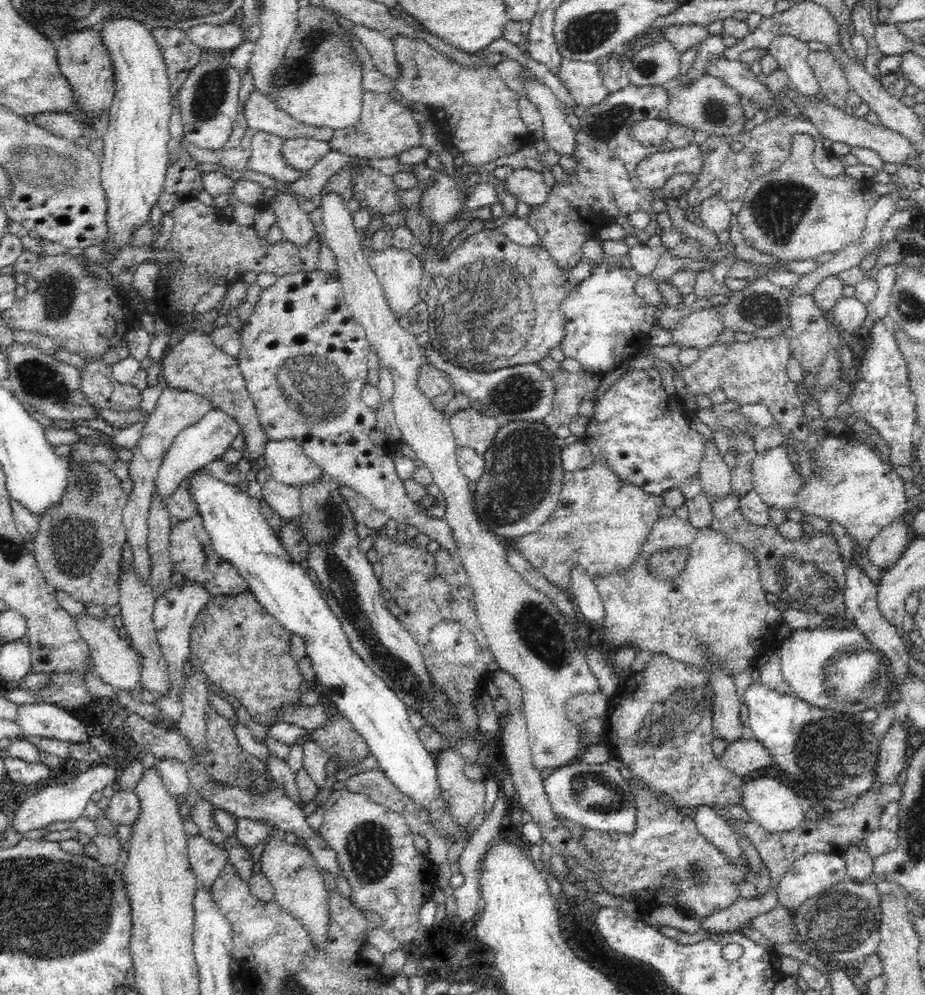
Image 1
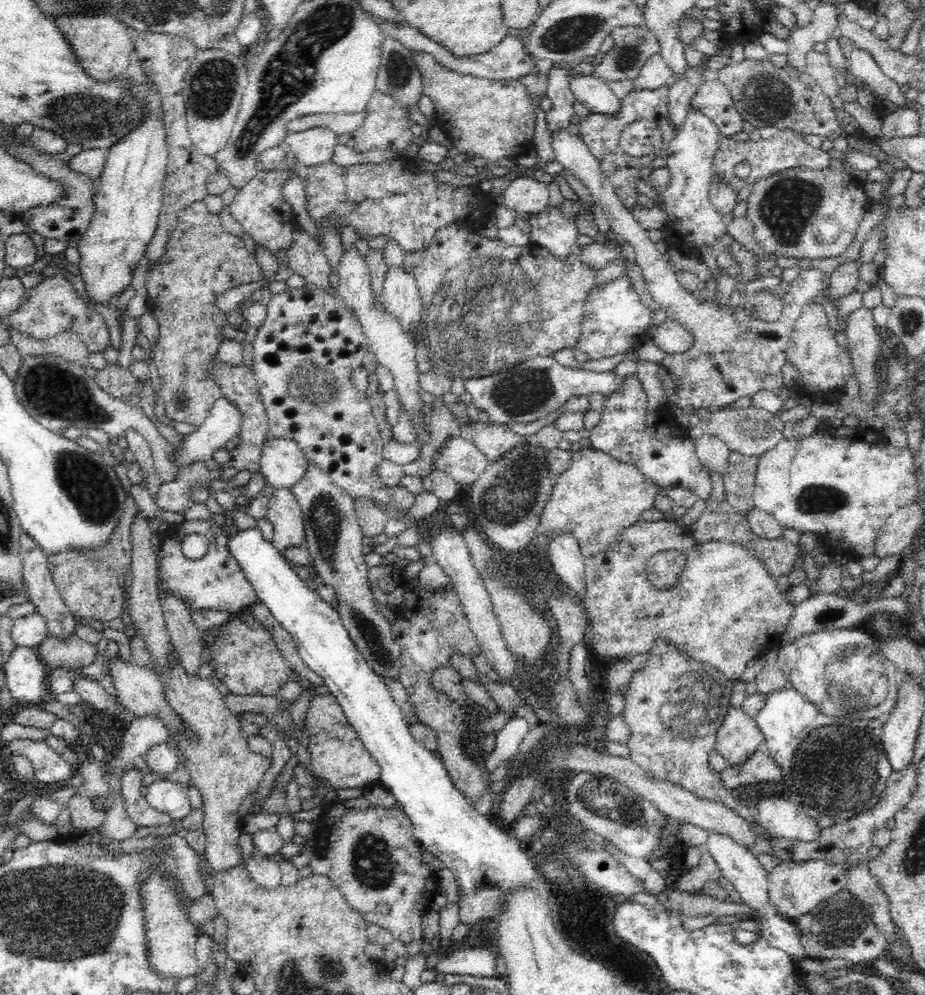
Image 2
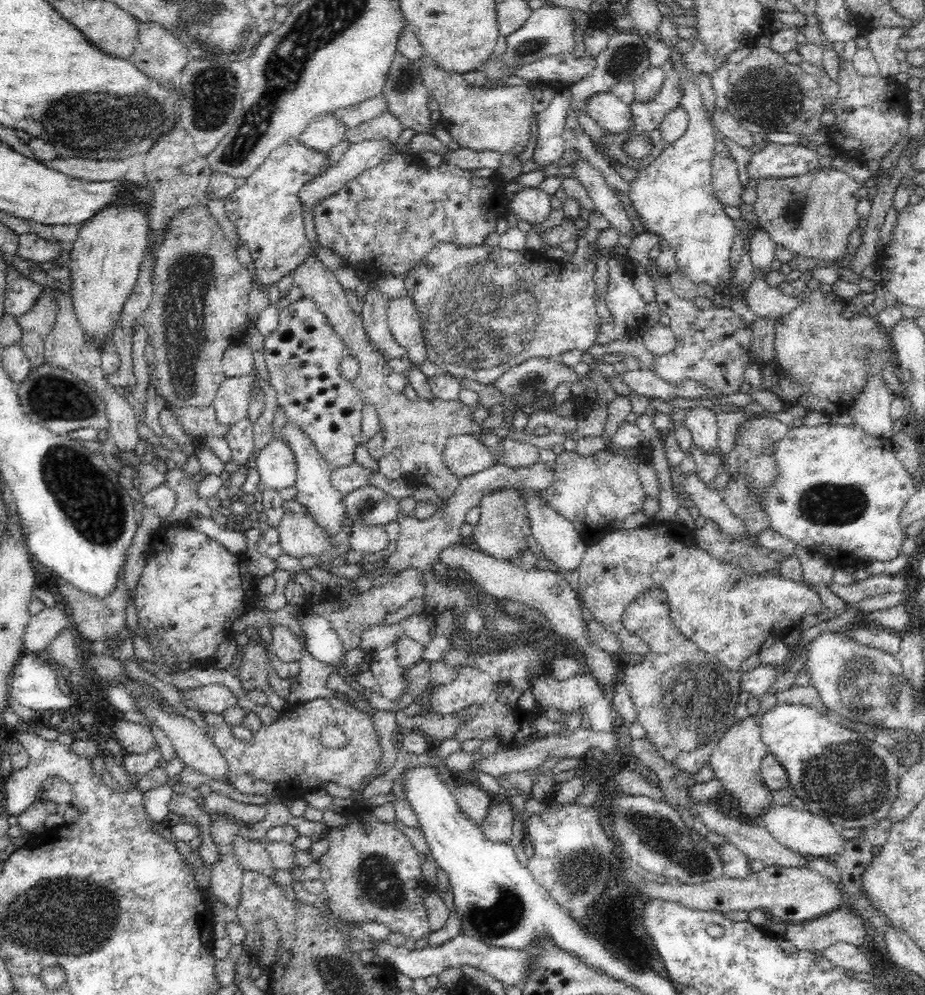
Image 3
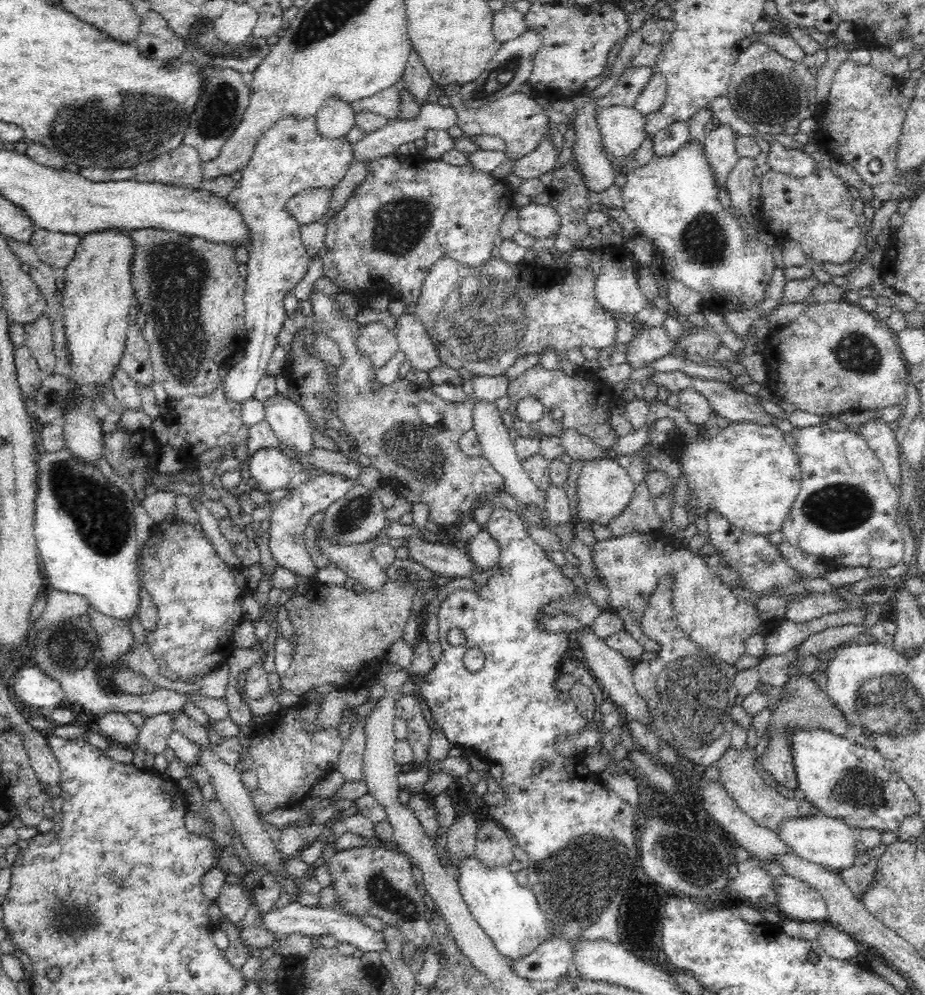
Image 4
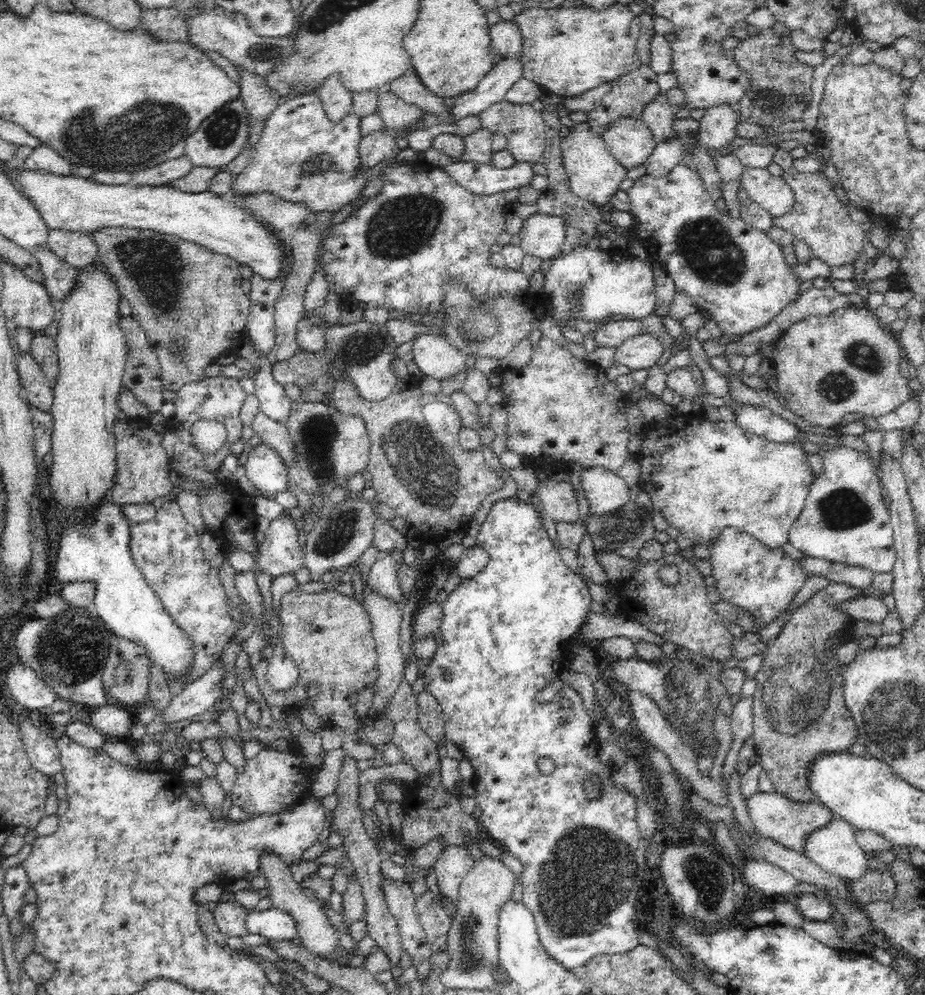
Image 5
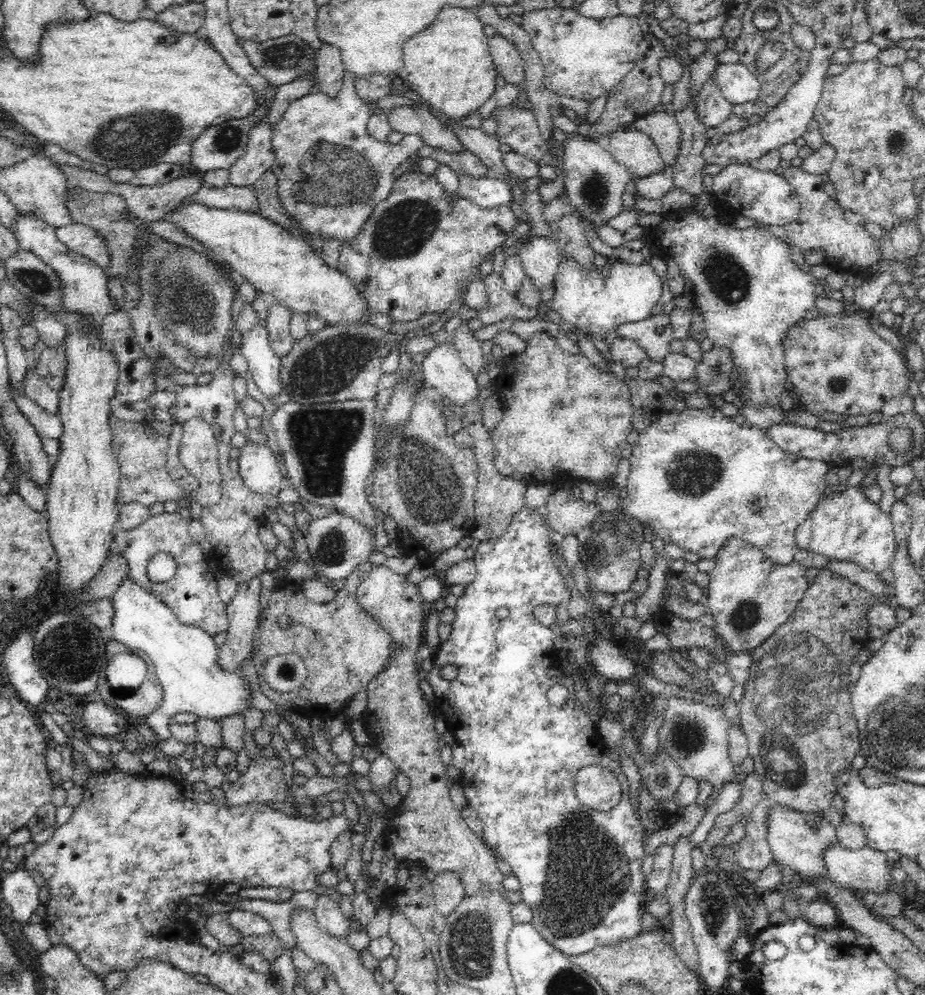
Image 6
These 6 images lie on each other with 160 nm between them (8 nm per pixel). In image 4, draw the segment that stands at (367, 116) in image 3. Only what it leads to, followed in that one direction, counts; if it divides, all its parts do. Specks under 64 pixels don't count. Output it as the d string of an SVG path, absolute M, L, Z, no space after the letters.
M395 85L369 98L356 100L354 103L350 103L350 107L352 107L355 116L360 112L372 112L384 116L389 121L394 121L400 114L400 106L402 106L400 98L402 98L400 97L400 88Z

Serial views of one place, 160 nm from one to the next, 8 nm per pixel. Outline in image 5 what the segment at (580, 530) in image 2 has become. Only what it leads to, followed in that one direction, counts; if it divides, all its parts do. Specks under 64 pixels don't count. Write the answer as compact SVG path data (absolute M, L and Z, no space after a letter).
M583 468L580 482L589 504L590 517L610 514L630 502L630 486L610 469Z

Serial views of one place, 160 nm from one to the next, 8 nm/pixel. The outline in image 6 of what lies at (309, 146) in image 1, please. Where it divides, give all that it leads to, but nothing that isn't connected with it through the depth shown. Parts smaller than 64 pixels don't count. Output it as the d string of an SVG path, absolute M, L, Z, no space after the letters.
M323 43L317 52L318 88L316 91L335 98L336 94L342 89L345 73L347 72L342 63L340 49Z

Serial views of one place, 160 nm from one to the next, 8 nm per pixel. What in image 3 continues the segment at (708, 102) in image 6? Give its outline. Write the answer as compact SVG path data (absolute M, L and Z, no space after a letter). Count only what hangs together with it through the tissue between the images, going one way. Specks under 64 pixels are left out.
M729 157L712 158L711 182L713 194L724 206L739 207L742 203L743 186L740 183L740 174L736 161Z

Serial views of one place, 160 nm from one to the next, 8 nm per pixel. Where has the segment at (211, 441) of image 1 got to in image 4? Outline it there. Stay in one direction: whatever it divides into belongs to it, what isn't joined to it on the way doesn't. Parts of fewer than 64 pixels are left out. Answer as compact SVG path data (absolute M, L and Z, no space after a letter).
M316 116L306 119L285 117L274 124L256 144L252 158L241 170L242 179L237 182L234 189L227 195L226 203L233 206L243 216L246 226L249 228L249 245L247 246L247 277L245 296L245 329L246 343L244 358L231 367L223 378L223 389L227 400L235 400L244 404L246 400L253 398L257 384L264 377L268 360L271 358L284 322L284 297L286 293L306 274L310 255L302 250L298 243L298 231L301 224L288 213L286 205L298 194L312 188L335 188L346 174L353 162L353 144L346 140L345 136L336 139L326 139L318 135L316 131Z

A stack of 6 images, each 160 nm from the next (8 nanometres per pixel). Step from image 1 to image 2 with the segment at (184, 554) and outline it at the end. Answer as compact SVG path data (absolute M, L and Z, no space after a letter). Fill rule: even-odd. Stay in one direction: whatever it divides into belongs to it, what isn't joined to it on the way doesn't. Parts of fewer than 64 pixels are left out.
M185 520L183 524L172 525L164 532L162 536L161 552L158 556L157 575L159 578L159 589L163 592L169 592L178 596L189 611L210 609L214 611L224 611L231 614L238 614L242 608L251 607L258 602L254 587L248 582L238 561L228 553L228 538L225 526L215 524L211 520ZM198 534L208 538L209 548L207 554L204 554L200 560L190 560L182 553L182 540L186 536Z

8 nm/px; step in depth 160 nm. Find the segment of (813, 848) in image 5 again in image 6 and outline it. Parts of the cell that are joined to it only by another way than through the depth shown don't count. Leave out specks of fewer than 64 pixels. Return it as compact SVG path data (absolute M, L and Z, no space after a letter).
M836 842L823 852L827 877L855 893L883 893L892 888L886 853L868 846L846 849Z

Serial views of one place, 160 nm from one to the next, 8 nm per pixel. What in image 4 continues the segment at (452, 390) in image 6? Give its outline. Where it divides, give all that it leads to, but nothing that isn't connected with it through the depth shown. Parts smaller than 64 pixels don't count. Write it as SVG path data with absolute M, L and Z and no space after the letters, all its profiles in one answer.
M404 313L397 318L397 322L395 336L399 350L410 360L411 366L426 372L440 366L441 359L436 352L436 347L418 315Z

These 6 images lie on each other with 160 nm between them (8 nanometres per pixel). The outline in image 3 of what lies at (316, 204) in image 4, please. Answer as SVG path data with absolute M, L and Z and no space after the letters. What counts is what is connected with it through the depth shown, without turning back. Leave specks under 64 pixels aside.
M366 140L364 142L351 144L336 165L328 168L324 174L316 177L312 182L309 182L301 189L299 200L301 201L302 214L304 217L305 233L308 240L310 240L310 244L314 244L314 242L316 242L316 244L319 243L318 234L316 234L313 223L312 207L316 204L322 204L324 198L334 196L334 194L342 188L343 184L354 180L354 177L358 176L362 171L377 165L386 153L391 152L391 146L393 144L394 142L391 140Z

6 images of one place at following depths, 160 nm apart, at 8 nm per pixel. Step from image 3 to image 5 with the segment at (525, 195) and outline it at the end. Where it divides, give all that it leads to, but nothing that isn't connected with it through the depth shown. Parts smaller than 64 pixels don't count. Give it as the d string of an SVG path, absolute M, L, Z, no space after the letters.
M536 213L525 219L519 236L524 254L541 258L557 257L565 241L564 219L546 213Z

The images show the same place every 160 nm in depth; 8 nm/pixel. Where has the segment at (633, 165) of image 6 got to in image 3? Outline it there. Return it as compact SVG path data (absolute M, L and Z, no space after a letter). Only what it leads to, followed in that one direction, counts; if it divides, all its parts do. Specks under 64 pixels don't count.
M608 90L590 96L586 102L586 112L609 134L626 134L632 128L630 106Z

